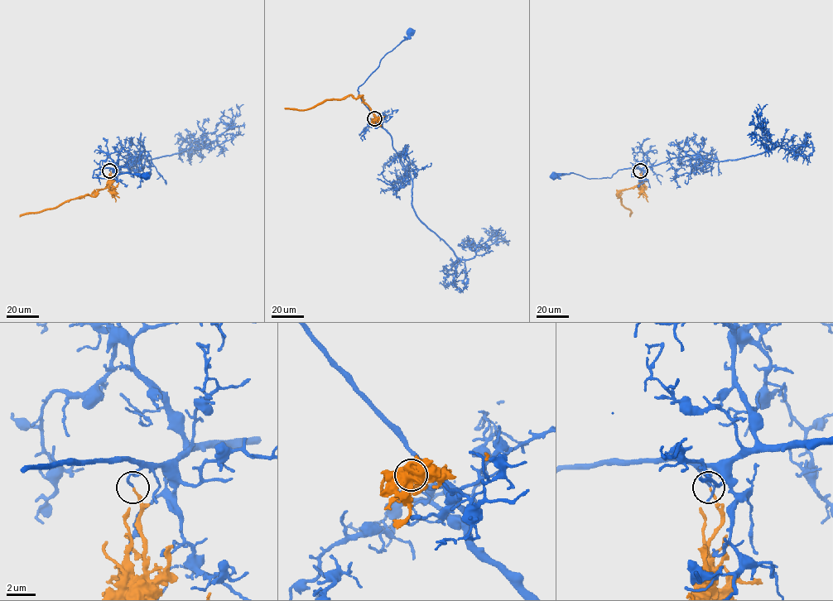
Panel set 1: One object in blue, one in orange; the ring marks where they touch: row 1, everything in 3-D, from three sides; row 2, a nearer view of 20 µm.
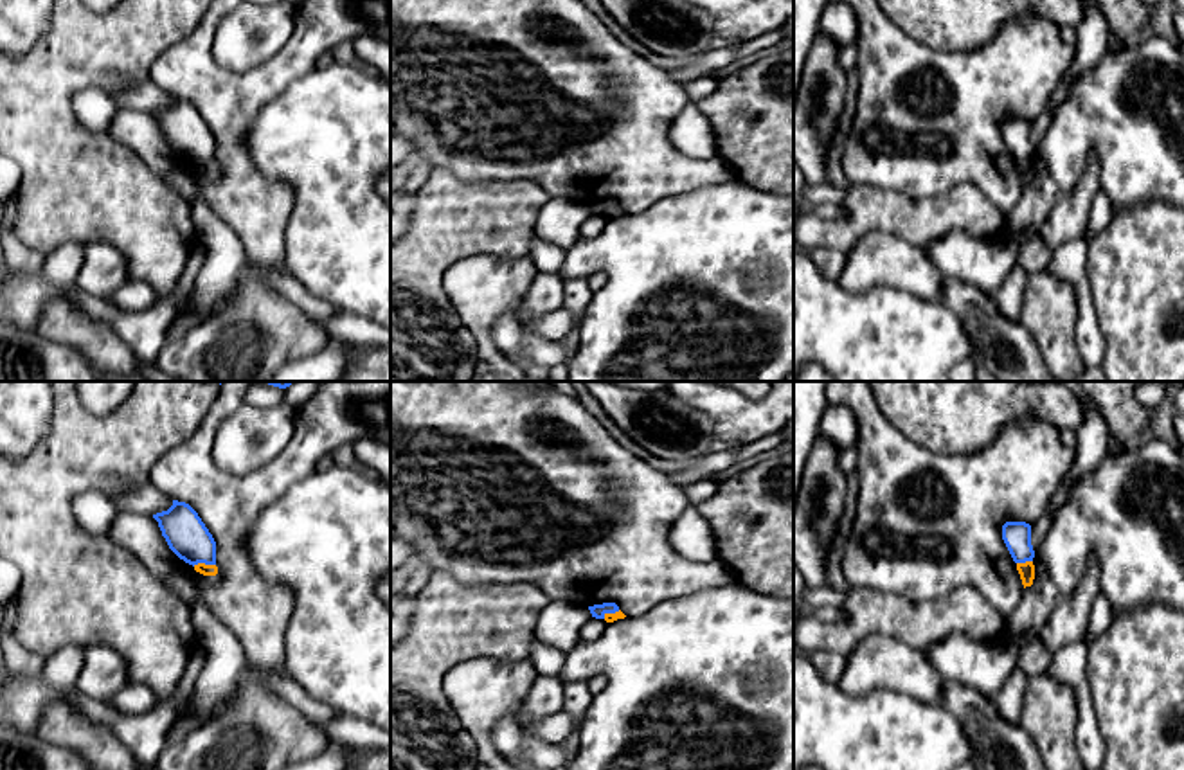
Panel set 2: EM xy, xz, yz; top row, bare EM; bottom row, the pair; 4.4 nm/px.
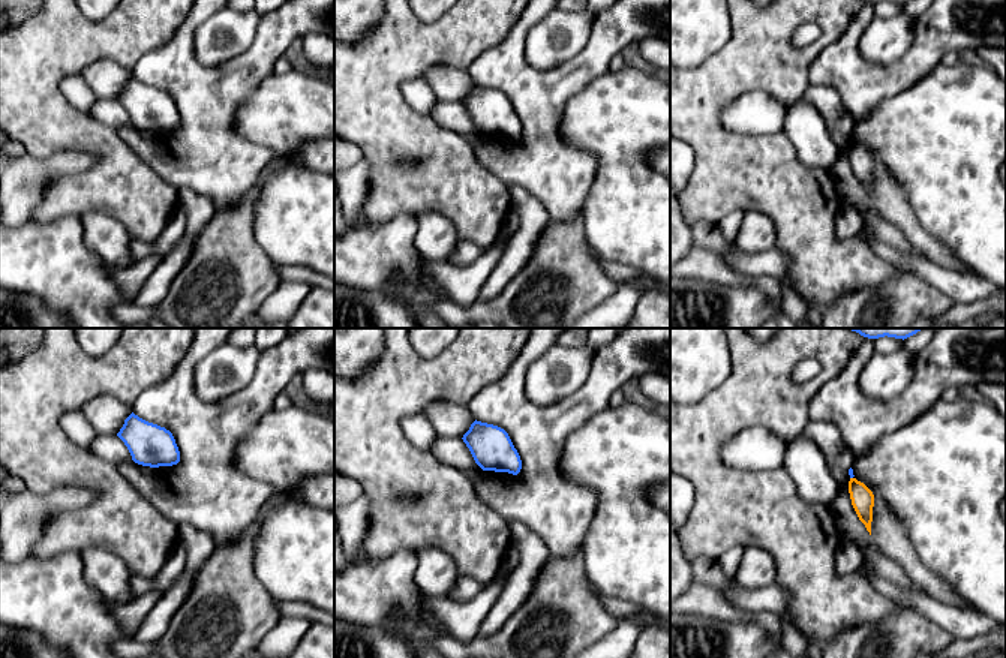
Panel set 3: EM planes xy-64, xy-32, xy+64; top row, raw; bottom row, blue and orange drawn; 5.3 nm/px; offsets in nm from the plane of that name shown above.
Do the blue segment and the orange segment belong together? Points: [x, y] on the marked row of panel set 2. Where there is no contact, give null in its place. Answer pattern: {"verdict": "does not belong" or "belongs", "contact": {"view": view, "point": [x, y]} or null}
{"verdict": "does not belong", "contact": {"view": "xy", "point": [204, 562]}}

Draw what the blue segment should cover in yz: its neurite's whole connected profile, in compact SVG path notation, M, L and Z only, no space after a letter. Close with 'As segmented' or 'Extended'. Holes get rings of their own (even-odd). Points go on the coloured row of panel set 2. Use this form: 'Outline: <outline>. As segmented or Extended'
Outline: M1006 522L1002 525L1002 540L1015 563L1033 561L1031 525L1026 522Z. As segmented

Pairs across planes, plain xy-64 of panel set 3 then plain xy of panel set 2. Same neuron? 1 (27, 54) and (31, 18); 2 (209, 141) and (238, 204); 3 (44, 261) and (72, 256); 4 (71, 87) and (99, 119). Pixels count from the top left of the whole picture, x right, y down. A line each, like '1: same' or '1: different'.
1: different
2: same
3: same
4: same

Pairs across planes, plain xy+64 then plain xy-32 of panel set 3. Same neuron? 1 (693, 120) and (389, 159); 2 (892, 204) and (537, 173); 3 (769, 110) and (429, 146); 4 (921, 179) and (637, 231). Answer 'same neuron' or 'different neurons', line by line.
1: same neuron
2: same neuron
3: different neurons
4: same neuron

